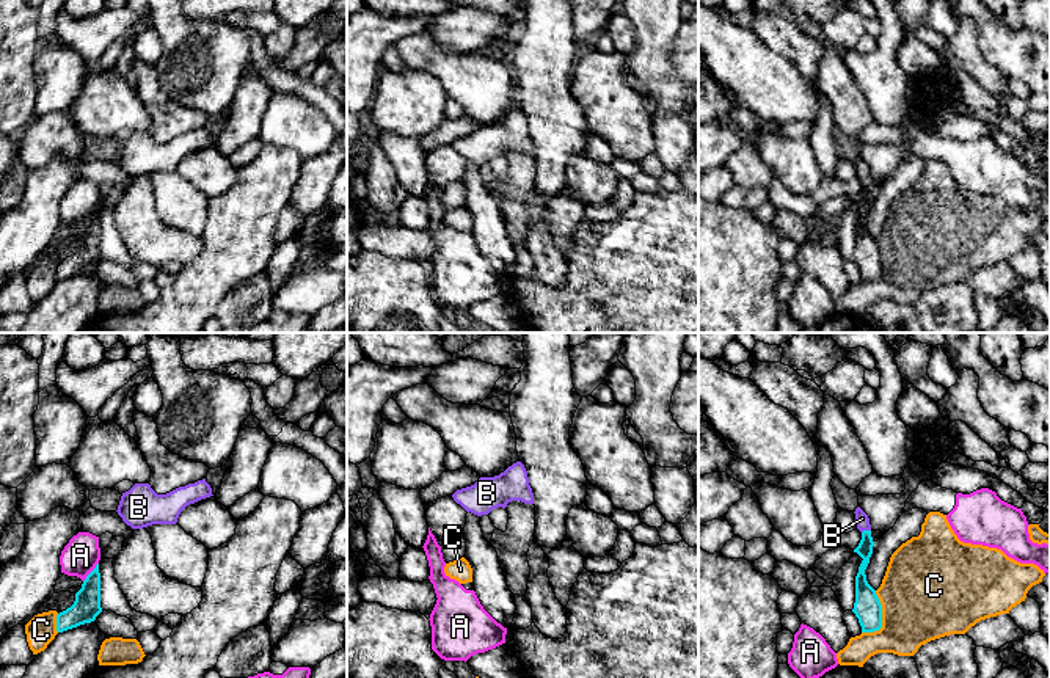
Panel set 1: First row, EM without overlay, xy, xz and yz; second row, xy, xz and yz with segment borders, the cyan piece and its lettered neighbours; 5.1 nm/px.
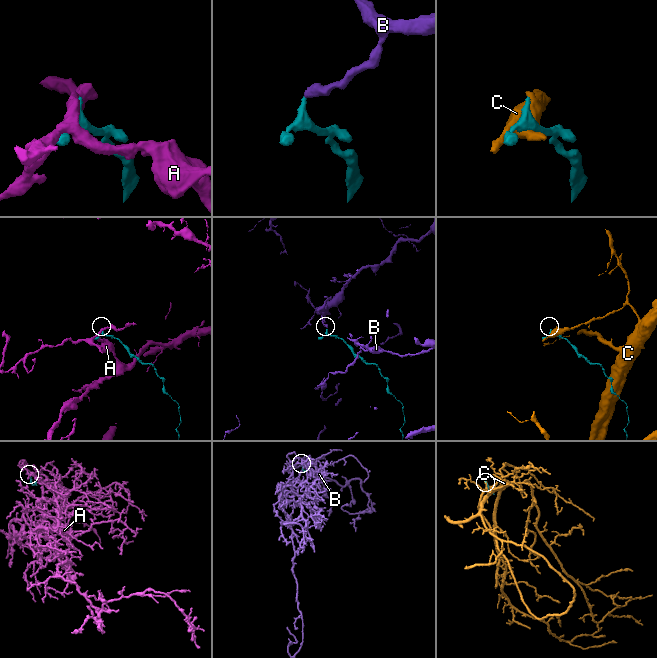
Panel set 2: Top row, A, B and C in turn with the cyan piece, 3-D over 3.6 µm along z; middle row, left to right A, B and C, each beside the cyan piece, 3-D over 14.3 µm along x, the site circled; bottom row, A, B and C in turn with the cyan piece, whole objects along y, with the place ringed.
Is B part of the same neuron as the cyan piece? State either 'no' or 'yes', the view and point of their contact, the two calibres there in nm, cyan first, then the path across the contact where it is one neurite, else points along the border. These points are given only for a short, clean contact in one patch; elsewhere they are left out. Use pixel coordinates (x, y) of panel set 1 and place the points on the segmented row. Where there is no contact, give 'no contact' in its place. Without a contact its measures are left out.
yes; meets cyan in yz at (865, 531); 80 nm thick on the cyan side, 70 nm on the other; runs through yz (865, 546), (865, 531), (862, 518)

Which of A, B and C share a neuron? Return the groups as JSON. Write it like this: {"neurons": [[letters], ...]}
{"neurons": [["A"], ["B"], ["C"]]}

